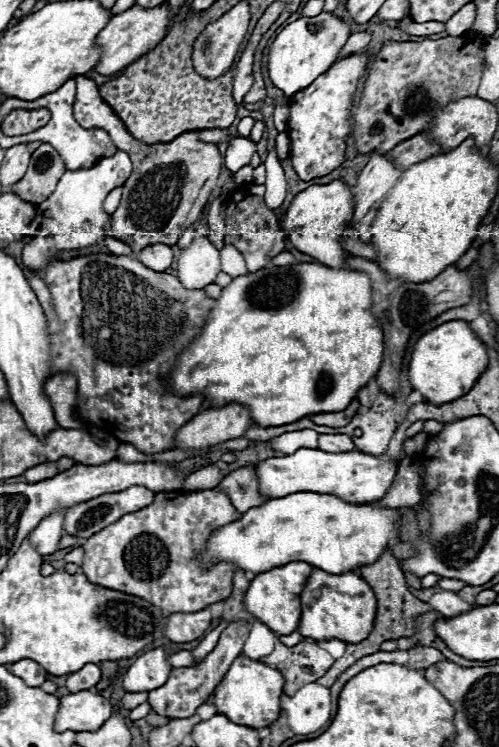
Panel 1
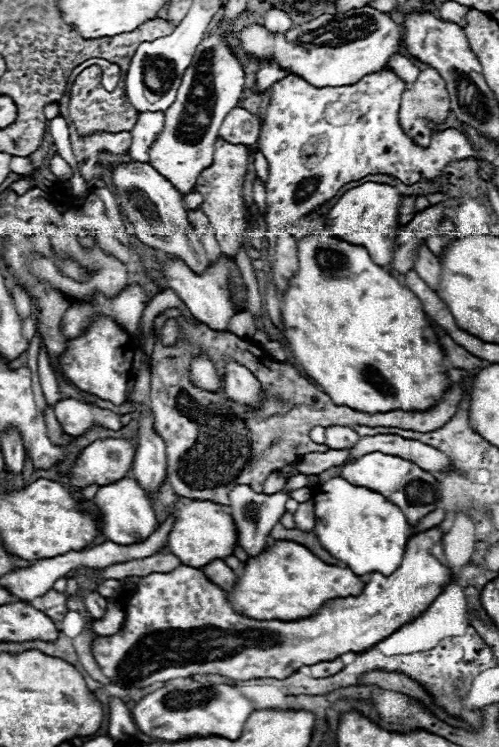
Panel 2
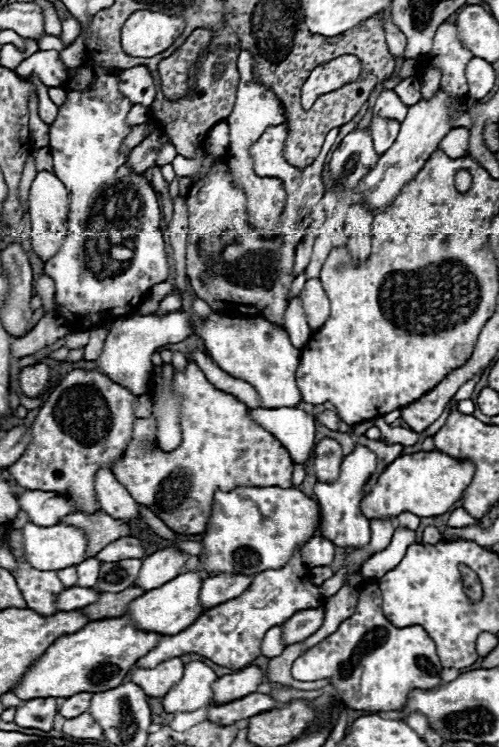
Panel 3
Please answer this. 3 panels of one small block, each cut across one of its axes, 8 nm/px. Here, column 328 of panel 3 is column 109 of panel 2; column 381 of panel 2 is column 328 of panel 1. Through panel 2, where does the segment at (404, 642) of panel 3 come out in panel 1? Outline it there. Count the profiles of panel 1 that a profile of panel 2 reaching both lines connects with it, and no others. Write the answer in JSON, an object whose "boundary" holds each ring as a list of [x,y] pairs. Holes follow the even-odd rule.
{"boundary":[[[314,568],[302,592],[302,618],[298,632],[304,638],[314,638],[318,642],[338,638],[342,642],[362,642],[374,628],[376,618],[376,598],[370,586],[354,574],[326,574],[320,568]]]}

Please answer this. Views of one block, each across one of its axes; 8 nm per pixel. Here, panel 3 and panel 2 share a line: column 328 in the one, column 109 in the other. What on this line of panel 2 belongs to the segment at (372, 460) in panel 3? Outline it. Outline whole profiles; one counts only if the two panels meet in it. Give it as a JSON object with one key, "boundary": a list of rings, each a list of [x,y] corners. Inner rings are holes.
{"boundary":[[[126,476],[126,478],[120,478],[118,482],[102,486],[94,496],[94,504],[98,508],[100,532],[104,534],[106,540],[110,540],[114,544],[128,546],[128,544],[142,542],[158,528],[158,522],[156,522],[154,510],[150,506],[150,500],[134,478]]]}

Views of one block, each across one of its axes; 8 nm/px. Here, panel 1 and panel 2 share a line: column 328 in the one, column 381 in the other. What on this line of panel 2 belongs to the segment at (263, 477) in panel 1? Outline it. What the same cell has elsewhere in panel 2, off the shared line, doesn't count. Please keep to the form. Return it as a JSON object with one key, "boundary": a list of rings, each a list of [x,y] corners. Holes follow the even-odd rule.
{"boundary":[[[370,452],[362,458],[346,462],[342,466],[340,476],[346,478],[348,482],[354,482],[356,486],[366,486],[368,490],[378,490],[384,498],[390,498],[390,502],[394,502],[402,510],[402,514],[406,514],[406,520],[412,526],[414,526],[414,522],[418,522],[426,514],[440,508],[440,484],[438,484],[438,480],[430,472],[418,468],[414,462],[404,460],[400,456]]]}

